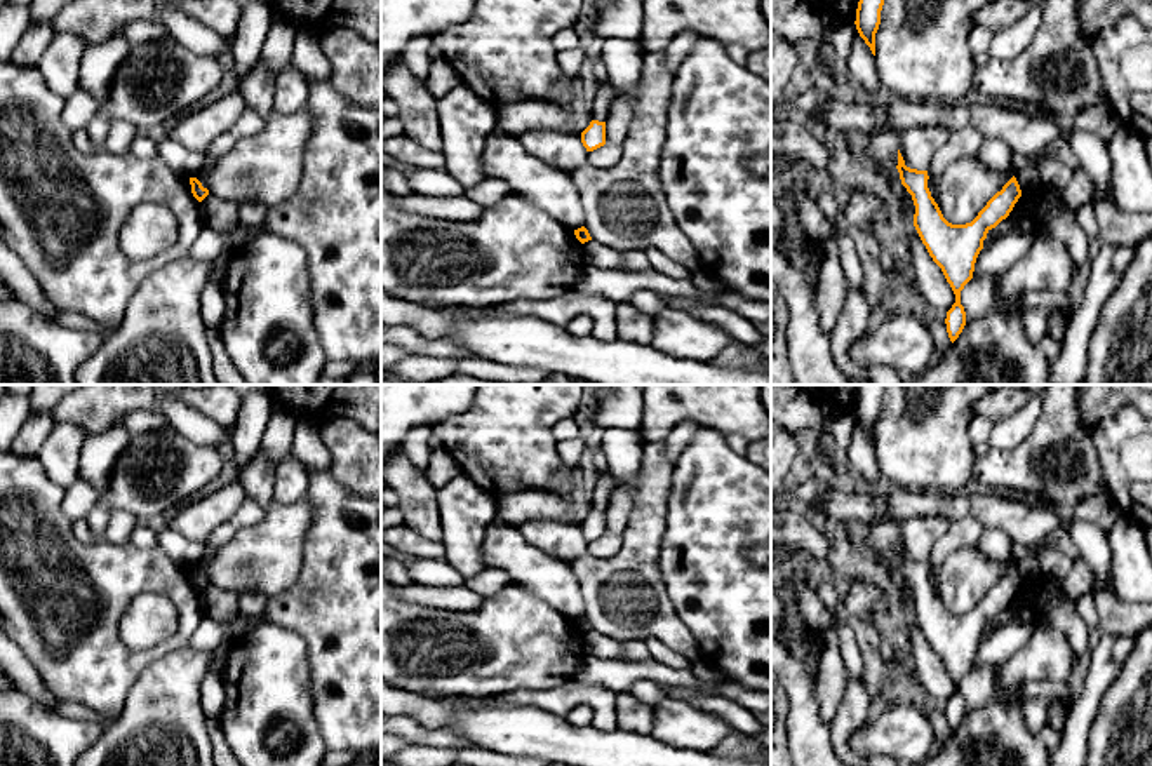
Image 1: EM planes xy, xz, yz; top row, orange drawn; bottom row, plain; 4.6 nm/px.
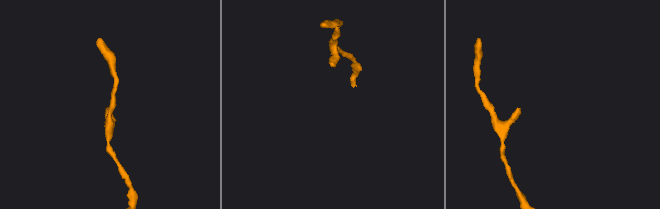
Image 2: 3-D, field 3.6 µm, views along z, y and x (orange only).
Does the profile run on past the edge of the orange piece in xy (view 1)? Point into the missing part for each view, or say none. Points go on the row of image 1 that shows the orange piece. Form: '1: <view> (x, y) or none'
1: none

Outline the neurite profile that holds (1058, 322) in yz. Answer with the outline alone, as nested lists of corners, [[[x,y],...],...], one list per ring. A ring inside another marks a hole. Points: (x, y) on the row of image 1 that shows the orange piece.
[[[1056,310],[1049,319],[1048,336],[1063,343],[1068,329],[1068,315]]]

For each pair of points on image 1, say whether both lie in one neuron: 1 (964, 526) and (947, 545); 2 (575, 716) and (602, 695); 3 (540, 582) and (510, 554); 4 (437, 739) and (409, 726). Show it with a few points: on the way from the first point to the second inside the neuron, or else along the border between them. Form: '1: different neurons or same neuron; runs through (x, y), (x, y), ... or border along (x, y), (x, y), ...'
1: same neuron; runs through (961, 531), (952, 540)
2: different neurons; border along (594, 712), (587, 705), (576, 705), (566, 716)
3: same neuron; runs through (533, 575), (517, 559)
4: same neuron; runs through (430, 737), (416, 733)

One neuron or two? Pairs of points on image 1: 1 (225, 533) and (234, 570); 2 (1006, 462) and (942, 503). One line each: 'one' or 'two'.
1: two
2: two

